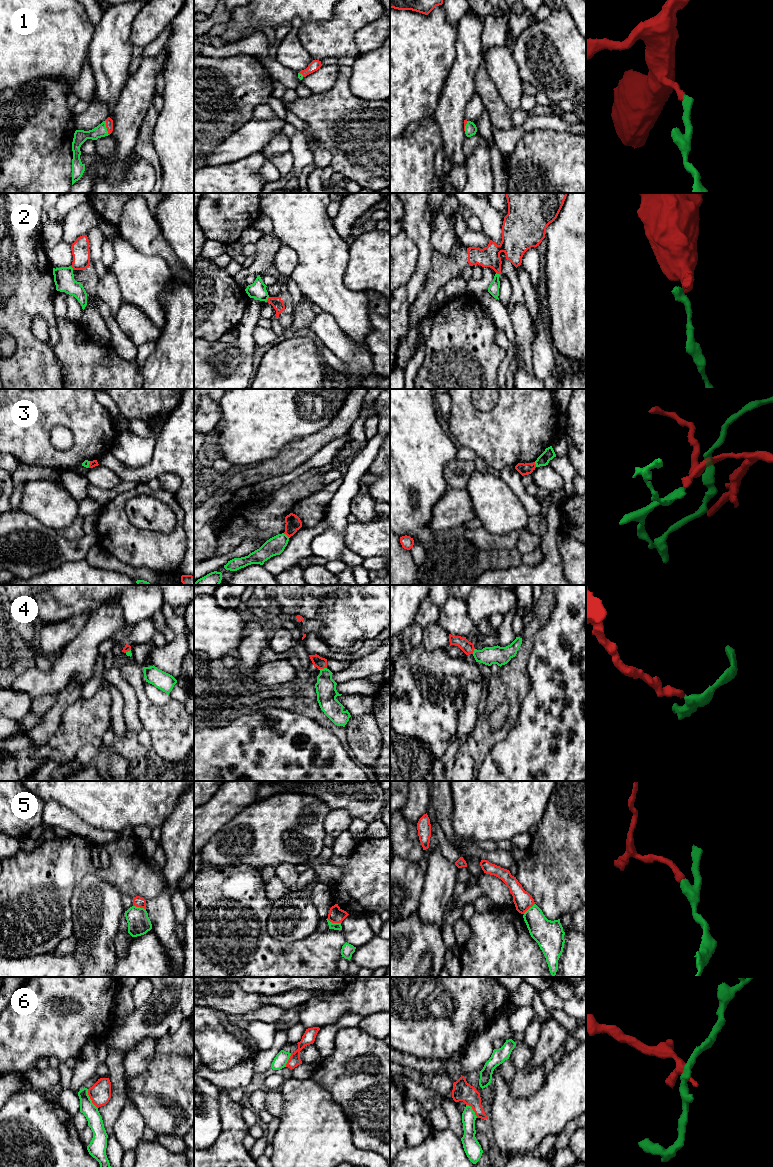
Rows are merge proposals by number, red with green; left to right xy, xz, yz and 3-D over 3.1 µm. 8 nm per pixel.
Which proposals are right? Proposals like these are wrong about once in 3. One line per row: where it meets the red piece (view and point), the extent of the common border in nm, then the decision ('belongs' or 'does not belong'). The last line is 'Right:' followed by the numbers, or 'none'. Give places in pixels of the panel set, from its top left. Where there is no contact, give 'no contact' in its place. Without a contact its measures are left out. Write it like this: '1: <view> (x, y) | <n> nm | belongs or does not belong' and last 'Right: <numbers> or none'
1: xy (106, 127) | 120 nm | belongs
2: xz (268, 299) | 50 nm | does not belong
3: xz (286, 534) | 70 nm | does not belong
4: xz (322, 668) | 60 nm | belongs
5: xz (334, 922) | 120 nm | does not belong
6: xy (90, 1098) | 180 nm | does not belong
Right: 1, 4

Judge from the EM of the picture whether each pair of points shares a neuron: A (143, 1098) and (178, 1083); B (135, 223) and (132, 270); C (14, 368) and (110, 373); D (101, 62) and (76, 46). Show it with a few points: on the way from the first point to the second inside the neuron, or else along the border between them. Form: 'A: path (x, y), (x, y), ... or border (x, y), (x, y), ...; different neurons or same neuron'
A: path (152, 1094), (169, 1092); same neuron
B: border (120, 235), (141, 253), (155, 256); different neurons
C: border (53, 349), (53, 353), (61, 366), (62, 378); different neurons
D: border (94, 30), (89, 45), (88, 58); different neurons

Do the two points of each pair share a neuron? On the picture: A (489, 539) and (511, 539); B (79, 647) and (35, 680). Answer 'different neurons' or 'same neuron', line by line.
A: same neuron
B: same neuron

